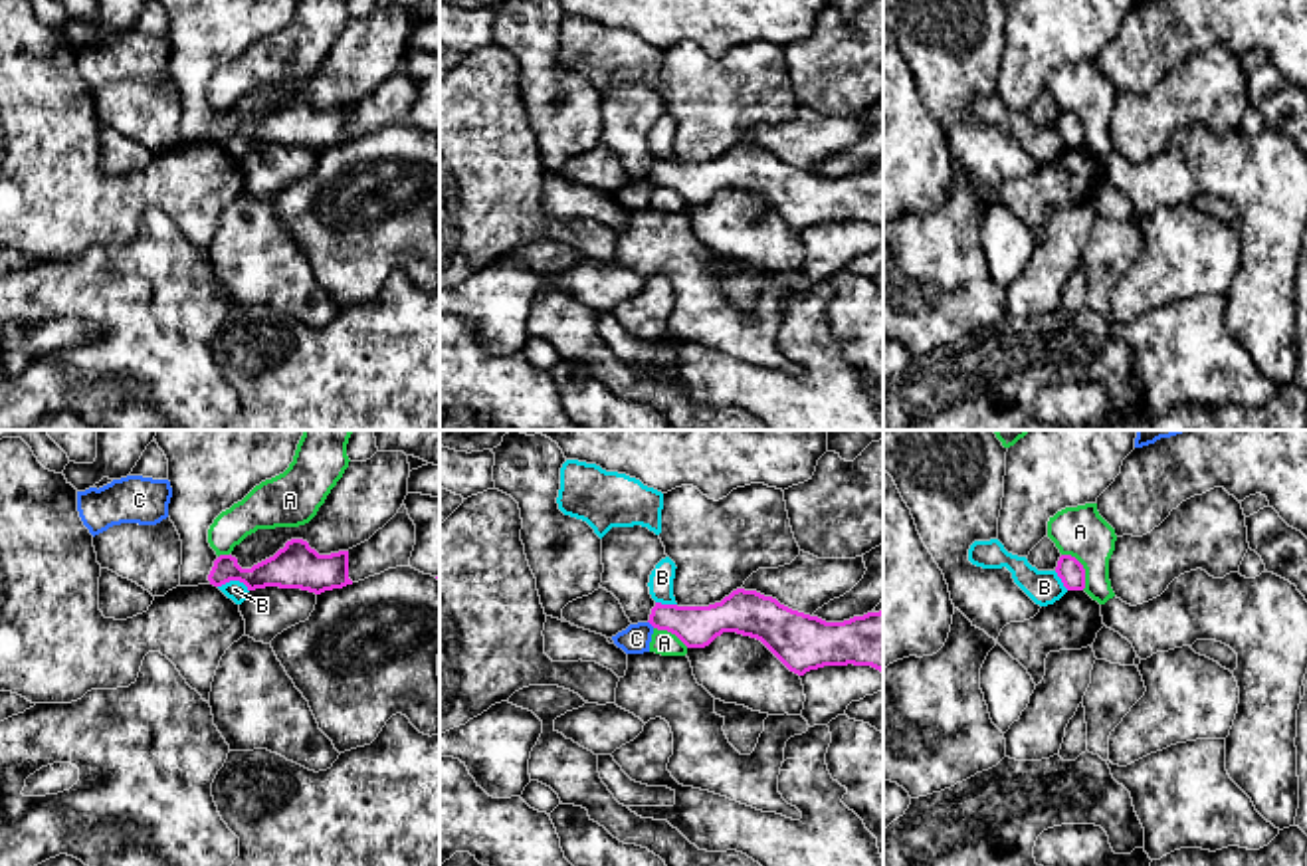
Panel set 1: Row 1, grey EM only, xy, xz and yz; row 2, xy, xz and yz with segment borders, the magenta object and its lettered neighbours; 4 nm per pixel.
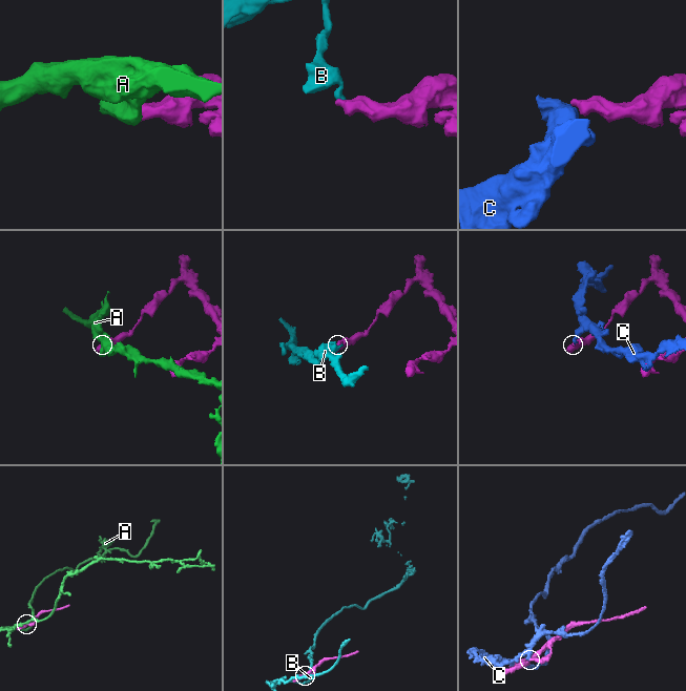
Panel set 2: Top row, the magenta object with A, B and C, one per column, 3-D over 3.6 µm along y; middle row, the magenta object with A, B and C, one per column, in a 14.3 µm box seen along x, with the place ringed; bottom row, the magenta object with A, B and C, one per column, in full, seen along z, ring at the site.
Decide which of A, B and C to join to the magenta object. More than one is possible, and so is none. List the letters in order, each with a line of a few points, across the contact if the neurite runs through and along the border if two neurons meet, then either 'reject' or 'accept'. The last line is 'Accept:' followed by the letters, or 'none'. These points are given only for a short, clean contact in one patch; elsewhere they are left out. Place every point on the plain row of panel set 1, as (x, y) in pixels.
A: reject
B: line xy (218, 143), (240, 137), (248, 147); reject
C: line xz (648, 177), (654, 183); reject
Accept: none

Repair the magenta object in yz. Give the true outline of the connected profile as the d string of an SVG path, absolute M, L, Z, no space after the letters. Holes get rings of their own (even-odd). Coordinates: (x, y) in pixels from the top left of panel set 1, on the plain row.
M1061 111L1056 123L1056 129L1067 147L1085 145L1085 125L1075 113Z

